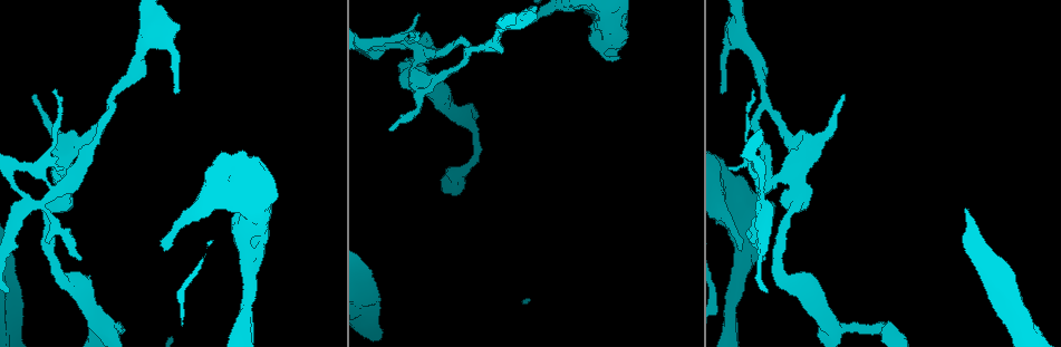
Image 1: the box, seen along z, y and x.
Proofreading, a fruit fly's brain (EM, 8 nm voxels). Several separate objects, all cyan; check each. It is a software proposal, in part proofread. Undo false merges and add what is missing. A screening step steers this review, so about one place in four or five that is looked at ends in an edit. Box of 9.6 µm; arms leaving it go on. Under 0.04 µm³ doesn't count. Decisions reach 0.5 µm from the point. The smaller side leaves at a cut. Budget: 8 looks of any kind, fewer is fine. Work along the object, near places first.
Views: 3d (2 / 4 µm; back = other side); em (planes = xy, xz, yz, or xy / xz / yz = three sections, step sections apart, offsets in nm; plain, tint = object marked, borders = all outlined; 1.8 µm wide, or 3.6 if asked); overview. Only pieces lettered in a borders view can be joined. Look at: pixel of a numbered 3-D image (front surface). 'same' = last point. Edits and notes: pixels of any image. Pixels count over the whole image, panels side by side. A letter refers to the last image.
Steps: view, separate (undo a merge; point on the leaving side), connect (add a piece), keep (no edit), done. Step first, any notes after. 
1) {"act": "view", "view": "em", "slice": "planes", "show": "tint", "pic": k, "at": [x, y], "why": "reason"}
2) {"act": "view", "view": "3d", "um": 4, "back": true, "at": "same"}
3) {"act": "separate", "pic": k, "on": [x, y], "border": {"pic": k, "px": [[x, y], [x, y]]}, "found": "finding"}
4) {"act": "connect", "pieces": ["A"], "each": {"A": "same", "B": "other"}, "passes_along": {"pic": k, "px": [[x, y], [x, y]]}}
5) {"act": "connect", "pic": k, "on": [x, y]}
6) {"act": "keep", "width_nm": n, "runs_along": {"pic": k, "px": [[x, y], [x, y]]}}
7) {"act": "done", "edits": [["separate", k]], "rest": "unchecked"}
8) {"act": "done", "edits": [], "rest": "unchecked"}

{"act": "view", "view": "em", "slice": "planes", "show": "borders", "pic": 1, "at": [755, 191], "why": "sharp bend"}

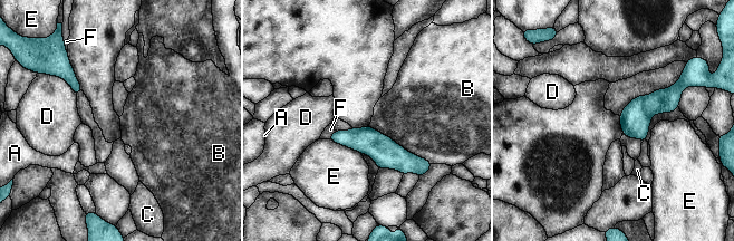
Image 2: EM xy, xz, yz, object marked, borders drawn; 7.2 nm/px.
{"act": "separate", "pic": 2, "on": [664, 100], "width_nm": 190, "each": {"A": "other", "B": "other", "C": "other", "D": "other", "E": "other", "F": "other"}, "border": {"pic": 2, "px": [[647, 96], [644, 108], [650, 116]]}, "found": "two neurons meet here"}

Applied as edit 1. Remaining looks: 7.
{"act": "view", "view": "em", "slice": "planes", "show": "borders", "pic": 1, "at": [770, 201], "why": "an open end"}

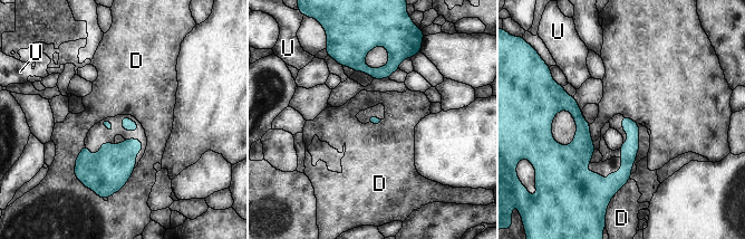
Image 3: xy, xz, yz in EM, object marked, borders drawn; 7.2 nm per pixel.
{"act": "keep", "each": {"D": "other", "U": "other"}, "border": {"pic": 3, "px": [[85, 145], [75, 168], [83, 184]]}, "found": "no lettered piece goes on from it"}

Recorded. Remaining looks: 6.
{"act": "view", "view": "3d", "um": 2, "pic": 1, "at": [165, 250], "why": "branch stops here"}

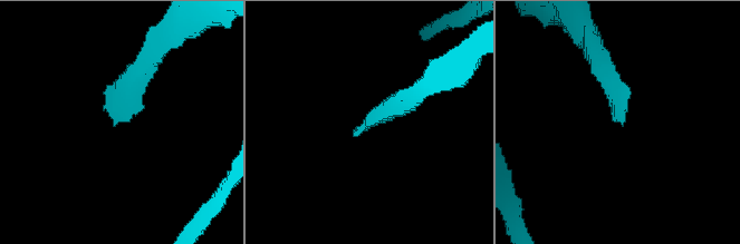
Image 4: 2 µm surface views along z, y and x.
{"act": "view", "view": "em", "slice": "planes", "show": "tint", "pic": 4, "at": [624, 120], "why": "now the EM"}

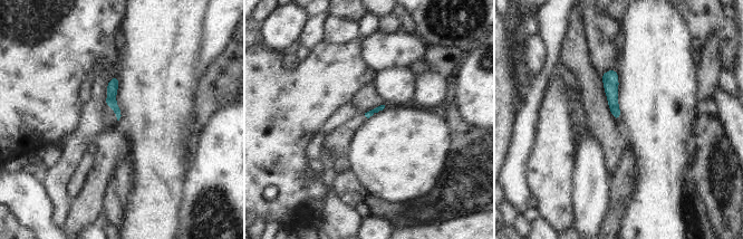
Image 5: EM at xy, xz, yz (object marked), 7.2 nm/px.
{"act": "view", "view": "em", "slice": "planes", "show": "borders", "at": "same", "why": "what lies round it"}

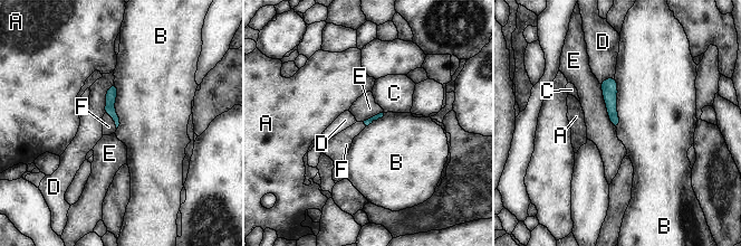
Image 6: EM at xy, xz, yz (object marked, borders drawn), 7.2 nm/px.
{"act": "connect", "pieces": ["F"], "each": {"A": "other", "B": "other", "C": "other", "D": "other", "E": "other", "F": "same"}, "passes_along": {"pic": 6, "px": [[112, 93], [113, 120], [108, 126]]}, "found": "the neuron continues"}

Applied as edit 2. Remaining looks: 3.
{"act": "done", "edits": [["separate", 2], ["connect", 6]], "rest": "unchecked"}

